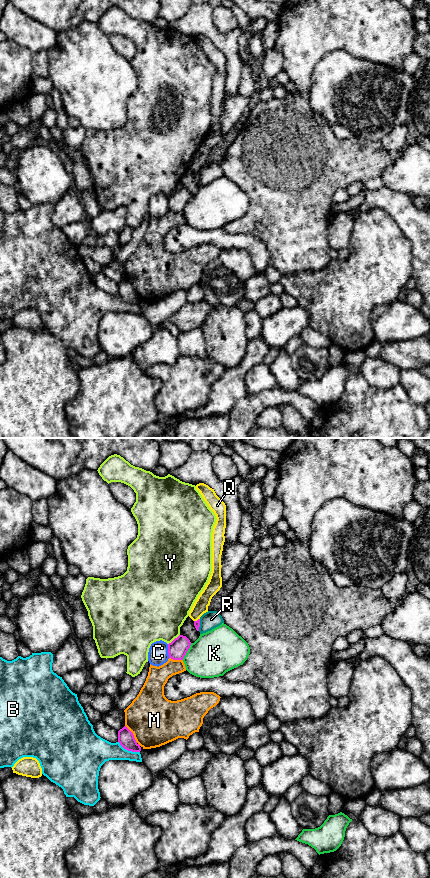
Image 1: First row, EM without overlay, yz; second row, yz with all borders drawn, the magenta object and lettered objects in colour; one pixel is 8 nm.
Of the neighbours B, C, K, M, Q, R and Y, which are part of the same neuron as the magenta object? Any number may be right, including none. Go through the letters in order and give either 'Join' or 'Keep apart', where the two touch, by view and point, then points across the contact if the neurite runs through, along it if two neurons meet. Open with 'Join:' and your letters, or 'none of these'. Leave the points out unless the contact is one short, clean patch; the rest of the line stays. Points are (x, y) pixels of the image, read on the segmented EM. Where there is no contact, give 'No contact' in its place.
Join: none of these
B: Keep apart. Touches magenta at yz (128, 750)
C: Keep apart. Touches magenta at yz (168, 651)
K: Keep apart. Touches magenta at yz (187, 650)
M: Keep apart. Touches magenta at yz (133, 735)
Q: Keep apart. Touches magenta at yz (197, 620)
R: Keep apart. Touches magenta at yz (199, 625)
Y: Keep apart. Touches magenta at yz (174, 639)

